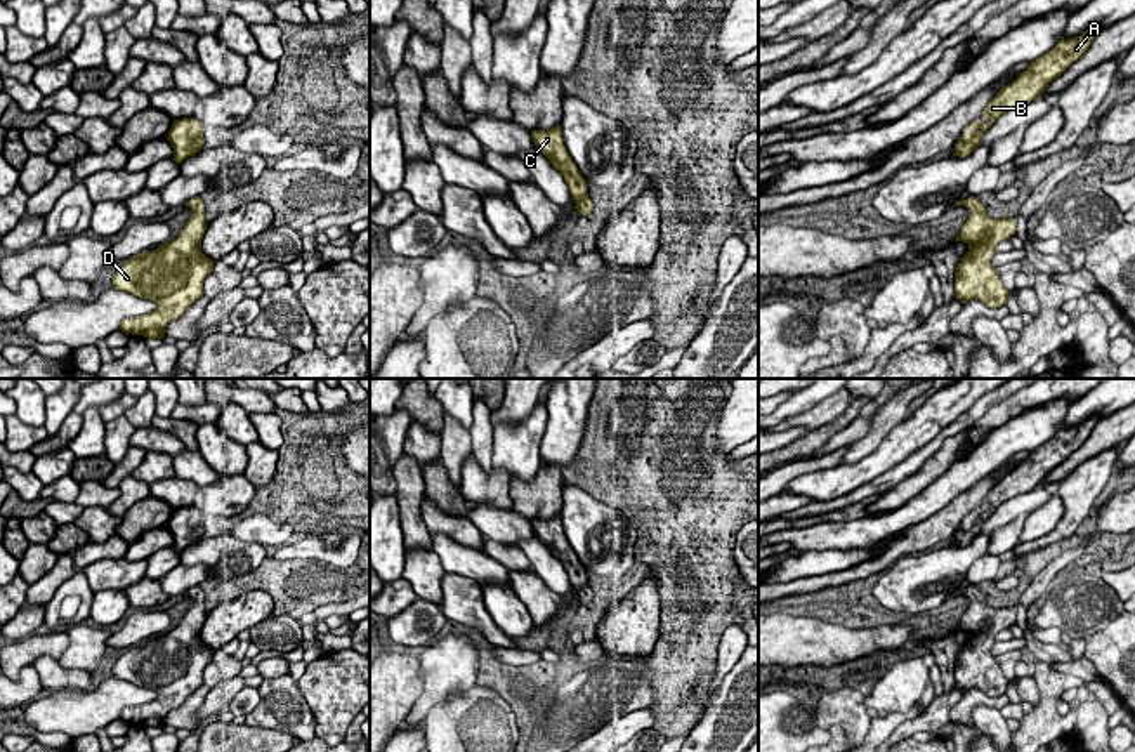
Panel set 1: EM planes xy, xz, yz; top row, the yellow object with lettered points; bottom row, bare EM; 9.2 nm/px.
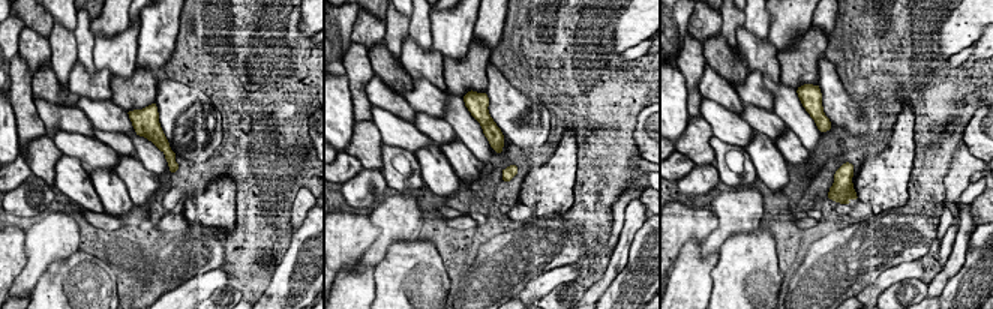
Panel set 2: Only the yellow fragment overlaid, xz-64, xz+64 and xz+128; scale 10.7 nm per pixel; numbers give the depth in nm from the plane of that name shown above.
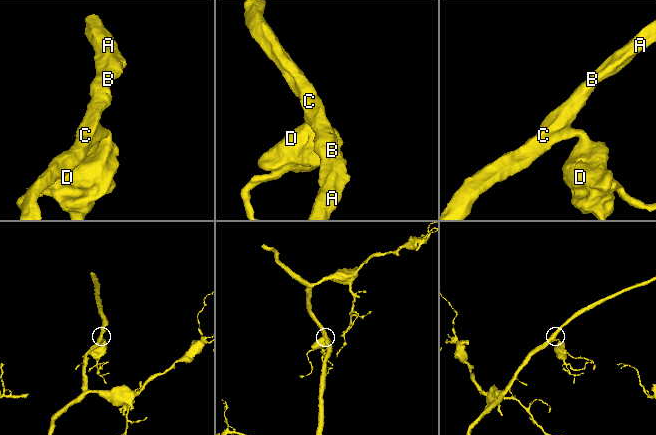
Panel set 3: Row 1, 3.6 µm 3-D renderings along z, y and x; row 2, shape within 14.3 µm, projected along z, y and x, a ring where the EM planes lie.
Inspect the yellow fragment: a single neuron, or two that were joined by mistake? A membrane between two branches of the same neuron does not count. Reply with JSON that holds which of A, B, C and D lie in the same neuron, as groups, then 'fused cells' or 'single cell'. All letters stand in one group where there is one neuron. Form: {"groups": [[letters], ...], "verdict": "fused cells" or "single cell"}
{"groups": [["A", "B", "C", "D"]], "verdict": "single cell"}

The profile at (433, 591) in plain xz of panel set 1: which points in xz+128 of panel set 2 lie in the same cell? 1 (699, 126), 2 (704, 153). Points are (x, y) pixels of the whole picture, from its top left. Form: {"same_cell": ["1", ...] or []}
{"same_cell": ["1", "2"]}

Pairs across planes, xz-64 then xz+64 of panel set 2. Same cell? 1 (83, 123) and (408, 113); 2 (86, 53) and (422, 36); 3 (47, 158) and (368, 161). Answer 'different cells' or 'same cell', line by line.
1: same cell
2: same cell
3: same cell

